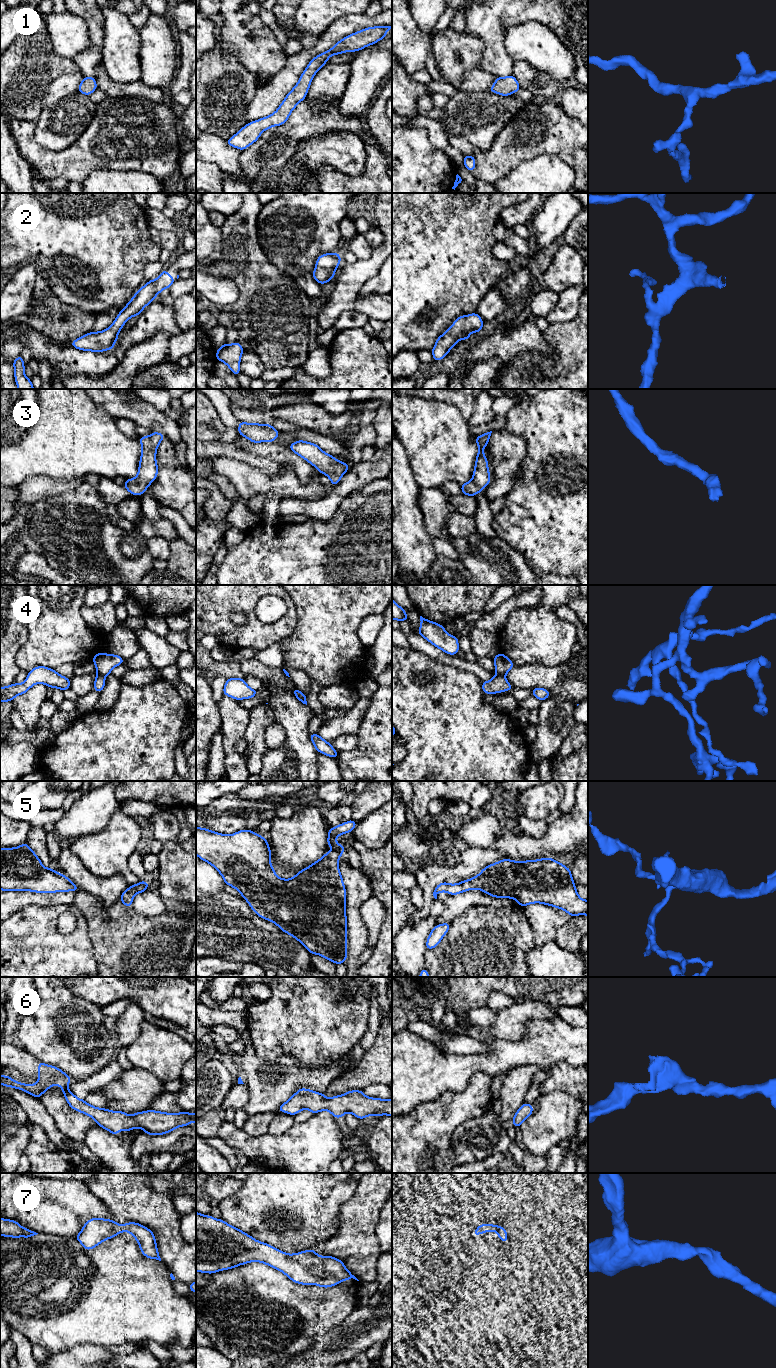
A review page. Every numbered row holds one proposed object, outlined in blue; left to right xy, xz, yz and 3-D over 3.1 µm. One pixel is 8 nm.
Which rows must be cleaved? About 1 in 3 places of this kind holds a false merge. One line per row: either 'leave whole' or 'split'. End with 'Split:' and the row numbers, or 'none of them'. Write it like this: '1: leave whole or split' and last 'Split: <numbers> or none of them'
1: leave whole
2: leave whole
3: leave whole
4: split
5: leave whole
6: leave whole
7: leave whole
Split: 4

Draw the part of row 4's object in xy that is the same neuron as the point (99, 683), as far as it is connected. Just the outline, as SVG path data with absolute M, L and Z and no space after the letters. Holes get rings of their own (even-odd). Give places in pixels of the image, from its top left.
M97 674L94 681L94 690L101 693L101 691L104 689L104 686L105 686L105 676Z

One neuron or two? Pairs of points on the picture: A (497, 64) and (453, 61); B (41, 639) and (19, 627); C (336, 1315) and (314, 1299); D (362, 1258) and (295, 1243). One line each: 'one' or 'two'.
A: two
B: two
C: one
D: two

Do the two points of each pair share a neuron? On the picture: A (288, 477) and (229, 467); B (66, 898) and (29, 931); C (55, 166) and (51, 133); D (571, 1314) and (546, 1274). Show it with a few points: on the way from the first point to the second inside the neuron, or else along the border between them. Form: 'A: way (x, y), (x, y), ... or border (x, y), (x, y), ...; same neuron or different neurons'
A: way (273, 482), (248, 481), (244, 478); same neuron
B: border (72, 903), (38, 906); different neurons
C: border (34, 136), (52, 150), (75, 141); different neurons
D: border (564, 1302), (560, 1307); different neurons

